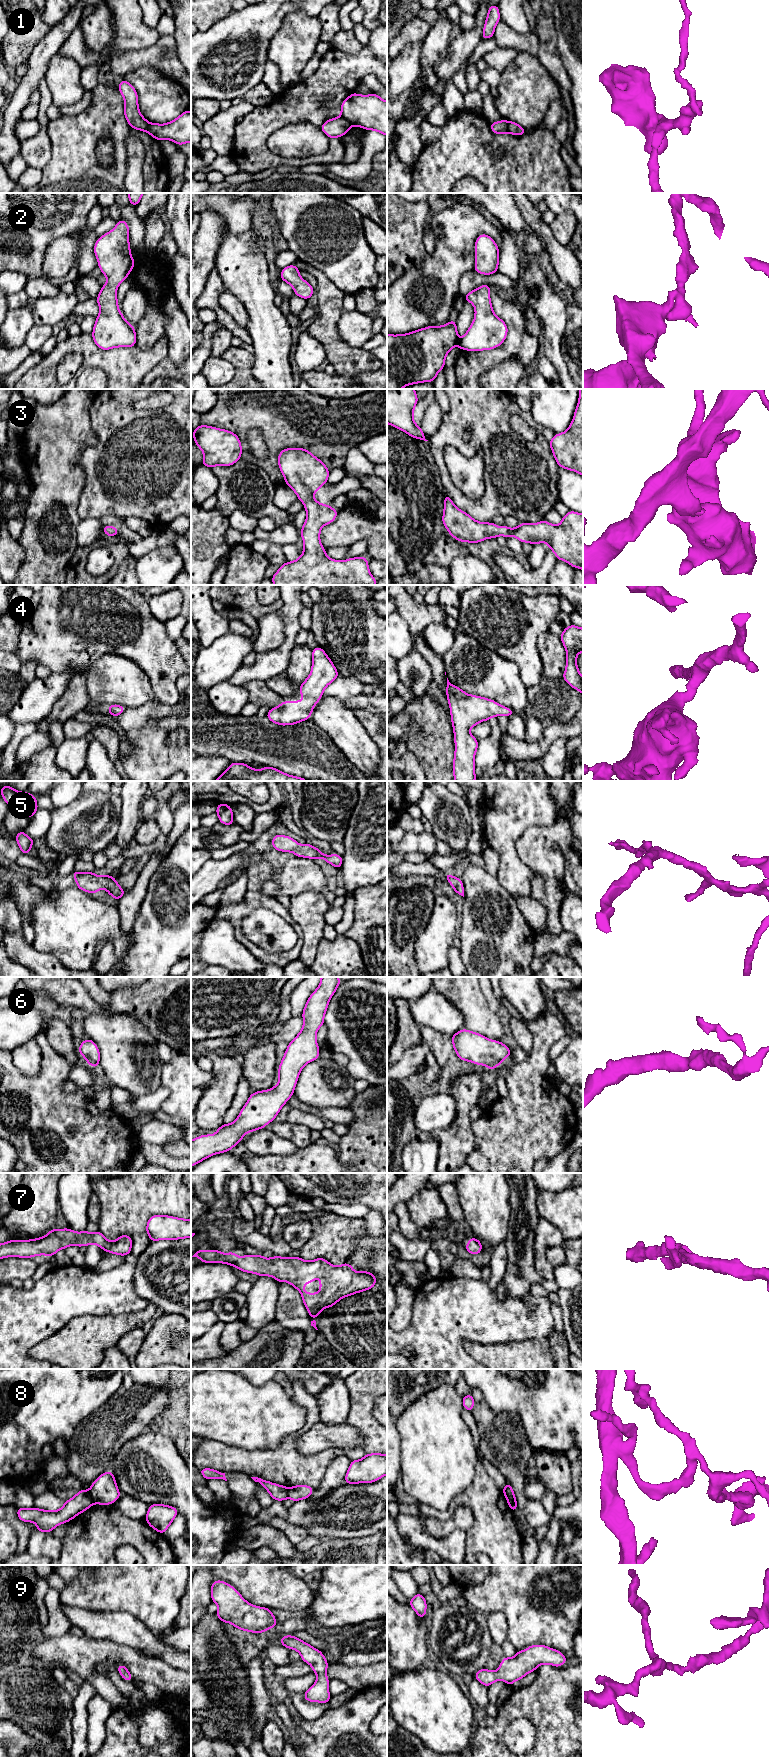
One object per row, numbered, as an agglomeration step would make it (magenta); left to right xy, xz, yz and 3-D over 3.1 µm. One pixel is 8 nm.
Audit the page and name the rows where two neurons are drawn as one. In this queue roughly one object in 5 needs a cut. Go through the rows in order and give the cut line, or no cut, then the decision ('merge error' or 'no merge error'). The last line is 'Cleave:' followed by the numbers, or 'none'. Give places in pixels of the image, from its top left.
1: cut in xz along (340, 116), (352, 124); merge error
2: no cut; no merge error
3: no cut; no merge error
4: no cut; no merge error
5: no cut; no merge error
6: no cut; no merge error
7: no cut; no merge error
8: cut in xy along (88, 1491), (94, 1502); merge error
9: no cut; no merge error
Cleave: 1, 8

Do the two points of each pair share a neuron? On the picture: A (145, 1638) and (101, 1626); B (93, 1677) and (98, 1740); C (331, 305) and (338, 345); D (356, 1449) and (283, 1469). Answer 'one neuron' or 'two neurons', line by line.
A: one neuron
B: two neurons
C: one neuron
D: two neurons

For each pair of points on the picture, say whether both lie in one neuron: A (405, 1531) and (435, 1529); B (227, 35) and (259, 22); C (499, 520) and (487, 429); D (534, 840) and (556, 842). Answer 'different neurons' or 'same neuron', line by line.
A: different neurons
B: same neuron
C: different neurons
D: same neuron

